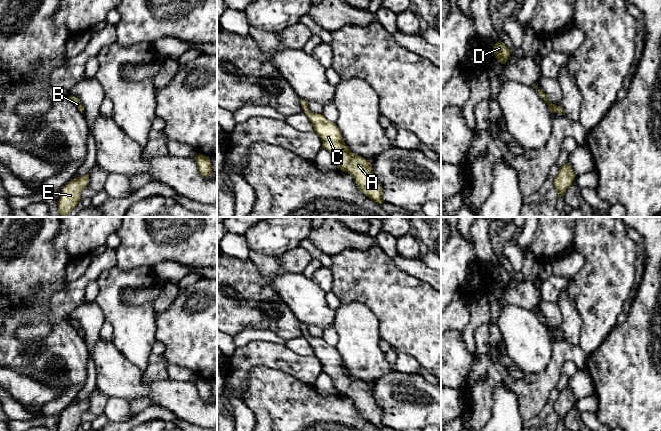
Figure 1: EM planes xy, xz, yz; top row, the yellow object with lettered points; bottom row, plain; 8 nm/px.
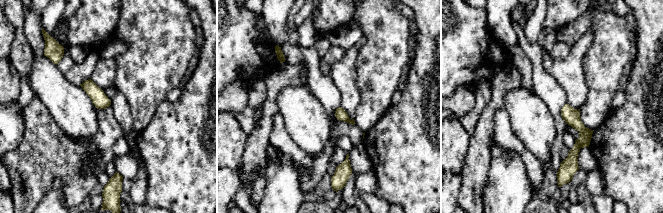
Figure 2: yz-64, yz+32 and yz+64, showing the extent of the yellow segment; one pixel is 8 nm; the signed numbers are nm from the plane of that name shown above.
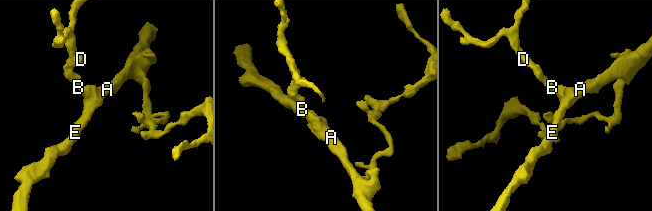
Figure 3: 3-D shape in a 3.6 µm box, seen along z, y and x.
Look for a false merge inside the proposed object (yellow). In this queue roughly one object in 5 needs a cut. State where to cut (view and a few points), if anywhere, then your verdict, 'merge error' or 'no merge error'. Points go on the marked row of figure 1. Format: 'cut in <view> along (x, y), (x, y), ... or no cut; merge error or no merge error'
no cut; no merge error

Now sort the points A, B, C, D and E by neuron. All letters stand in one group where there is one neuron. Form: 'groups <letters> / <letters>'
groups A B C D E

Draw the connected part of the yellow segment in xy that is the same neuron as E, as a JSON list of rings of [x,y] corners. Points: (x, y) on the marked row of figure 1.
[[[89,173],[67,183],[61,191],[58,201],[58,211],[62,216],[71,213],[81,201],[82,190],[89,183]]]

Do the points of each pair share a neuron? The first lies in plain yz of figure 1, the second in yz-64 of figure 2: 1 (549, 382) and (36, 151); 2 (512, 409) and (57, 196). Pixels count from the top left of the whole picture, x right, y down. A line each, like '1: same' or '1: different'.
1: same
2: same

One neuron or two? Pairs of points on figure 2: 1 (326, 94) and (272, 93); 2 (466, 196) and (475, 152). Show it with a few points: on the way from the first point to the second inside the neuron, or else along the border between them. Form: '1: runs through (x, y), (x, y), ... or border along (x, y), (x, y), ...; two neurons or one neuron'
1: border along (305, 62), (308, 68), (308, 82), (306, 85); two neurons
2: runs through (472, 185), (475, 163); one neuron

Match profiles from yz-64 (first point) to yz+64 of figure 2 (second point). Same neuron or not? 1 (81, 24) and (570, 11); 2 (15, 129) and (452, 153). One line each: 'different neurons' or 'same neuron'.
1: same neuron
2: same neuron

